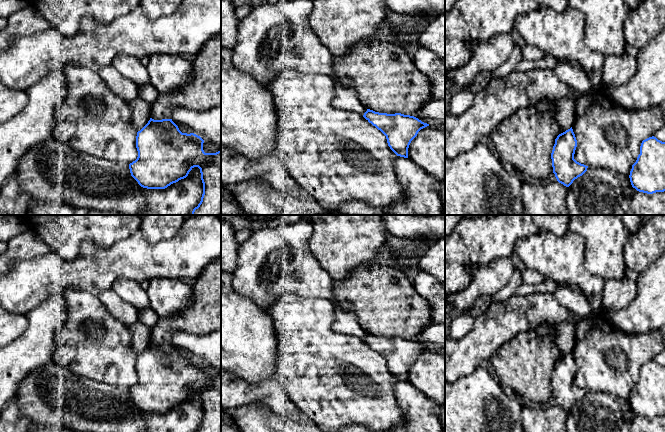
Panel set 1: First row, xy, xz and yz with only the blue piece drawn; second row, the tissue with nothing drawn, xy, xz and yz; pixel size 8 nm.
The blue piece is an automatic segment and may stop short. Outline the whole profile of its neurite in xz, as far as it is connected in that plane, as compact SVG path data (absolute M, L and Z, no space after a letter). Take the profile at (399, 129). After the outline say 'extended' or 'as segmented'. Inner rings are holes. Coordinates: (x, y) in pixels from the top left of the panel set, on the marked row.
M367 109L363 117L386 136L390 149L404 158L408 158L409 145L418 132L429 126L414 116L401 113L387 114Z | as segmented

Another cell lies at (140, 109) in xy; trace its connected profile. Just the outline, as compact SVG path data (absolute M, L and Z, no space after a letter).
M140 97L128 102L132 112L132 127L138 132L150 120L150 105Z

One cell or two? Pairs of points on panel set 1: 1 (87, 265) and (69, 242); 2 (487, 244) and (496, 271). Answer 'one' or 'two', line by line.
1: two
2: two

